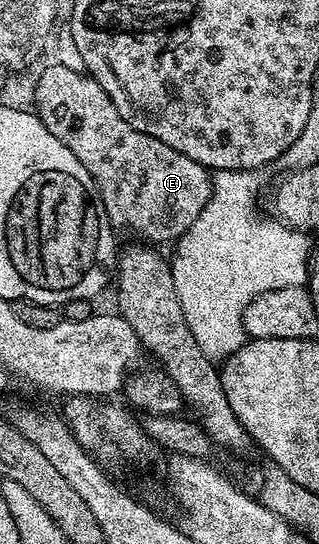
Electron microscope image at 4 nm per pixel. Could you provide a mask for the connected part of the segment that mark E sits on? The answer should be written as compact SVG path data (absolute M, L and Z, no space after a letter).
M61 64L45 67L35 89L34 103L37 118L43 127L47 127L47 131L51 131L51 135L55 135L55 139L66 145L71 155L75 155L75 159L87 167L87 175L91 175L99 191L109 221L118 230L130 229L141 236L138 238L149 243L173 243L185 234L191 223L195 223L199 211L207 207L213 194L210 170L195 163L195 159L187 159L187 155L167 147L167 143L159 143L159 139L131 127L131 123L119 115L107 91L103 91L101 84L88 72L73 71Z

